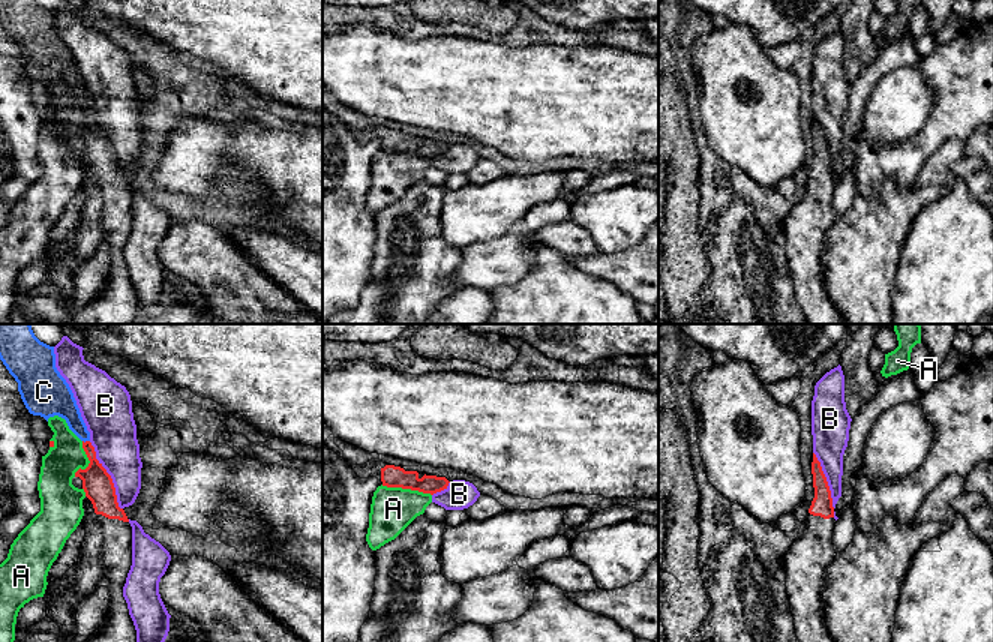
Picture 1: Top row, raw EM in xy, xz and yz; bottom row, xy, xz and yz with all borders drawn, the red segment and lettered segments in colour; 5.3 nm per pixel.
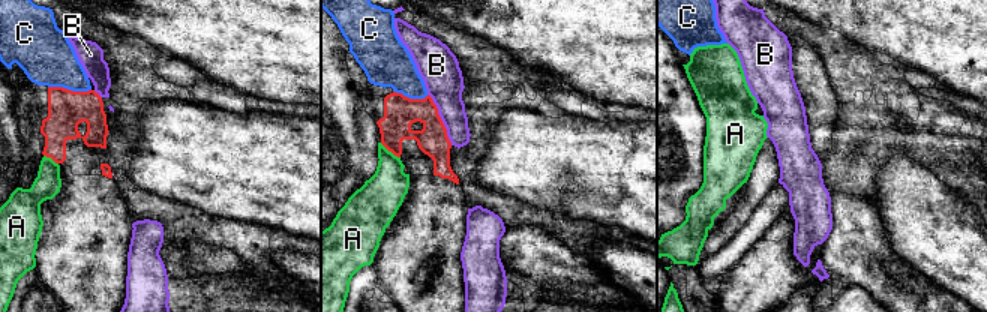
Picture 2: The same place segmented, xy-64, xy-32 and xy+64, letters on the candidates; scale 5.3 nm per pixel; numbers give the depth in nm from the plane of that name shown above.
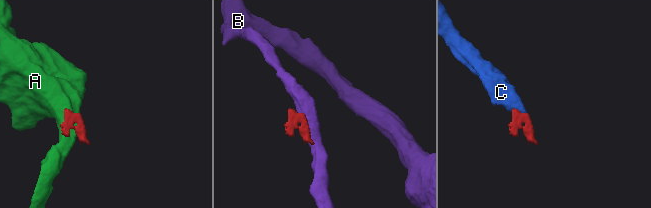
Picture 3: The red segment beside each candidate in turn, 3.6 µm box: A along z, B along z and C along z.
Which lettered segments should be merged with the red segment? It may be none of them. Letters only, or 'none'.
C

